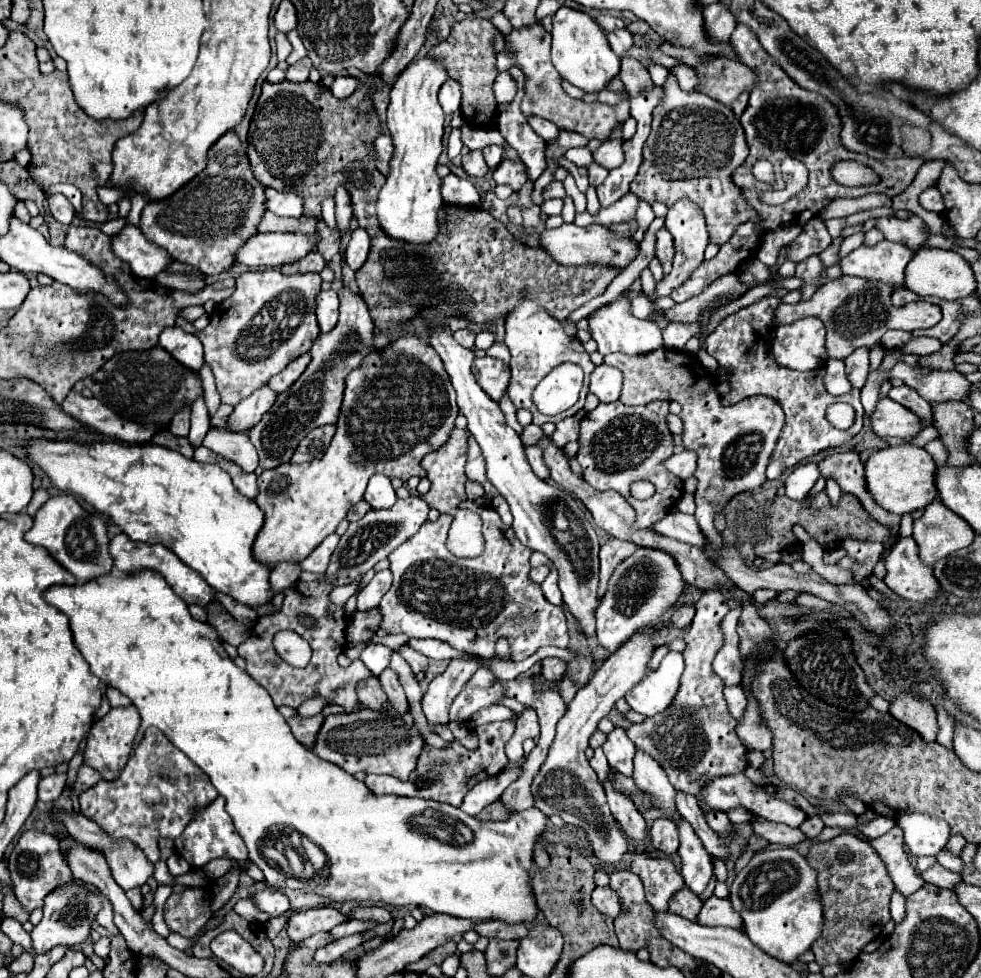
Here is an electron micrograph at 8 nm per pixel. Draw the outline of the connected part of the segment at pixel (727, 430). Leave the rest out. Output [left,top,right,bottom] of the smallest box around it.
[604,348,784,548]

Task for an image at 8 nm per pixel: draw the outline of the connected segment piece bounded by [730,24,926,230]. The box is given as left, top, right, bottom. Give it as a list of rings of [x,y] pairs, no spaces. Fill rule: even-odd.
[[[746,24],[736,26],[736,30],[732,32],[730,44],[732,44],[734,56],[758,72],[758,86],[754,88],[752,98],[750,98],[744,114],[740,116],[750,154],[748,154],[746,162],[740,168],[736,168],[734,182],[746,192],[746,198],[750,198],[750,204],[760,214],[766,230],[774,230],[780,224],[790,224],[796,220],[798,220],[798,224],[806,224],[812,216],[820,214],[820,210],[824,210],[836,198],[858,198],[858,196],[864,196],[870,192],[880,192],[880,194],[894,198],[912,184],[916,170],[926,162],[922,156],[874,160],[870,156],[850,152],[840,140],[842,118],[838,114],[838,108],[834,104],[830,104],[824,96],[818,96],[816,92],[810,92],[810,90],[802,90],[798,84],[794,84],[794,80],[790,80],[790,76],[786,76],[786,72],[782,72],[782,68],[778,68],[776,60],[762,48],[758,38]],[[786,156],[794,156],[806,164],[806,168],[810,170],[810,182],[798,196],[794,196],[792,200],[788,200],[782,206],[762,204],[760,194],[764,194],[764,184],[752,176],[750,168],[758,158],[766,158],[774,164],[776,176],[780,176],[780,162]],[[836,160],[858,160],[862,164],[868,164],[870,168],[874,168],[880,174],[882,180],[878,184],[860,186],[860,188],[840,186],[830,178],[830,164]]]

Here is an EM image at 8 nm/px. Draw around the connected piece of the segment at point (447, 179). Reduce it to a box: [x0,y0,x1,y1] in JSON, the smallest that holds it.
[442,174,480,206]

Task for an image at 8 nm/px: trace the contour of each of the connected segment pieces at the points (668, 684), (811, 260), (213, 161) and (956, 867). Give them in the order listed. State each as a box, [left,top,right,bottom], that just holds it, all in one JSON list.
[[626,652,682,716],[795,255,824,300],[138,130,266,276],[936,850,964,874]]

